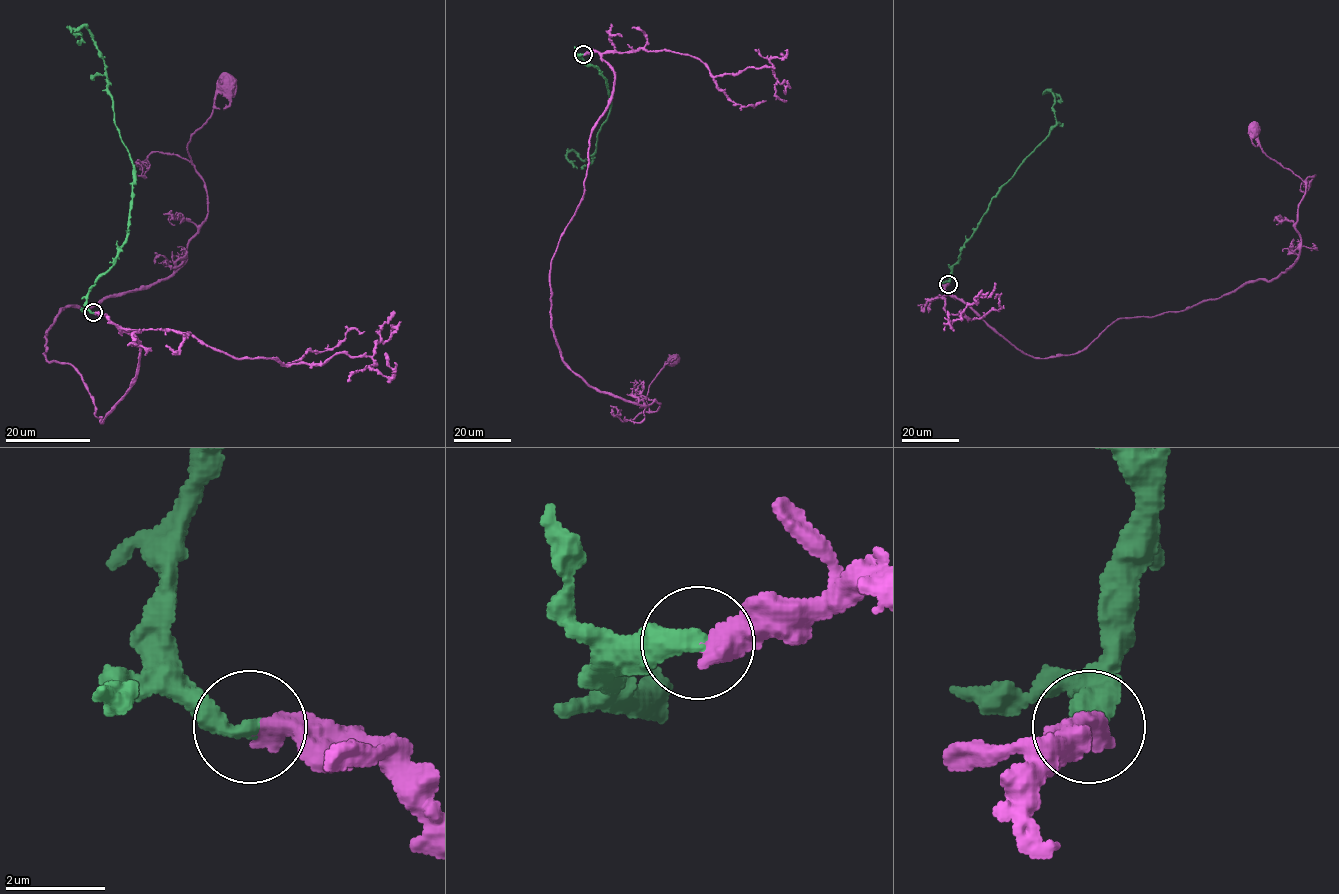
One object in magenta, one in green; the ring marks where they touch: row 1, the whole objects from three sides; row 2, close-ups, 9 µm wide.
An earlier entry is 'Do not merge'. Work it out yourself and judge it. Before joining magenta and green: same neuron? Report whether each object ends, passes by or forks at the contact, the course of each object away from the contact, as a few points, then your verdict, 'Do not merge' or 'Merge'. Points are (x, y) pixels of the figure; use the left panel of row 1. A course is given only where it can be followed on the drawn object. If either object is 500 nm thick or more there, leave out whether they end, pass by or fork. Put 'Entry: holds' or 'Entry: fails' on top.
Entry: fails
Course of magenta: (93, 313), (140, 347), (102, 423), (45, 333), (186, 257), (207, 215), (188, 143), (226, 87). Course of green: (93, 313), (89, 289), (127, 235), (133, 164), (93, 35), (85, 26), (70, 29), (81, 37), (77, 41). Merge

